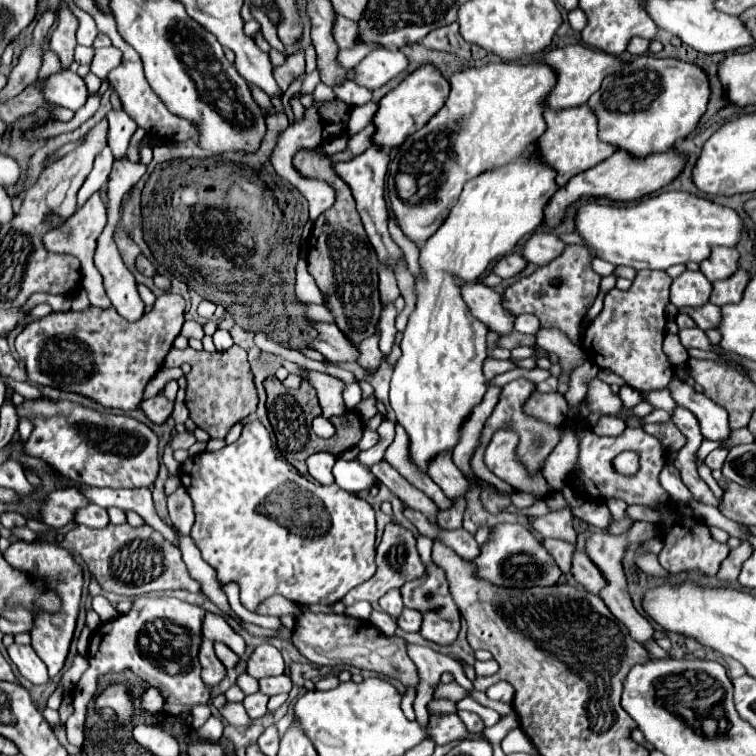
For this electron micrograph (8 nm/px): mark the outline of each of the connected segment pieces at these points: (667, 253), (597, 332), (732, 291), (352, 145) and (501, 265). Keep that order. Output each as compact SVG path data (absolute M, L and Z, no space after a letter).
M664 191L656 197L648 197L634 205L600 205L600 203L586 203L578 209L576 217L576 231L584 239L586 247L596 251L596 257L614 265L676 265L688 261L704 261L710 255L712 245L734 247L742 233L742 221L738 219L736 211L730 207L716 205L704 197L686 193L686 191Z
M638 271L626 293L620 289L608 291L604 309L586 327L582 337L582 349L590 361L594 361L600 369L614 371L644 397L650 391L668 387L674 373L662 351L662 341L666 335L664 309L668 305L670 283L672 279L666 271Z
M738 269L736 275L730 275L728 279L712 283L714 289L712 289L710 301L718 307L722 307L726 303L738 303L742 299L742 293L744 293L748 281L750 281L750 275L744 269Z
M370 121L360 133L356 133L354 137L350 137L347 144L347 149L336 154L328 155L334 162L349 161L354 158L354 155L360 155L362 151L366 151L372 145L372 135L376 133L374 123Z
M508 253L506 257L498 259L496 265L492 267L492 273L500 275L502 279L508 279L508 277L514 277L518 275L522 269L526 267L526 259L520 255L520 253Z

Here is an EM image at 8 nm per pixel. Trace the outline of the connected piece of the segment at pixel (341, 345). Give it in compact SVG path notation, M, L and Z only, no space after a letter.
M314 323L318 335L310 341L310 349L322 353L328 361L356 361L358 347L350 347L348 339L340 335L340 329L334 323Z

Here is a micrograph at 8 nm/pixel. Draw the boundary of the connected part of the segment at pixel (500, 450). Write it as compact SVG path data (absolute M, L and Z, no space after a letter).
M510 427L498 429L484 451L486 467L498 479L510 483L516 491L534 493L536 497L546 499L552 493L552 487L548 485L542 473L530 473L520 463L516 455L516 447L518 447L518 433Z

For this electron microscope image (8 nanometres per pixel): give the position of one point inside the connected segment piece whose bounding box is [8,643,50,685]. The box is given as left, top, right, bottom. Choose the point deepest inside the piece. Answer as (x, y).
(23, 656)

